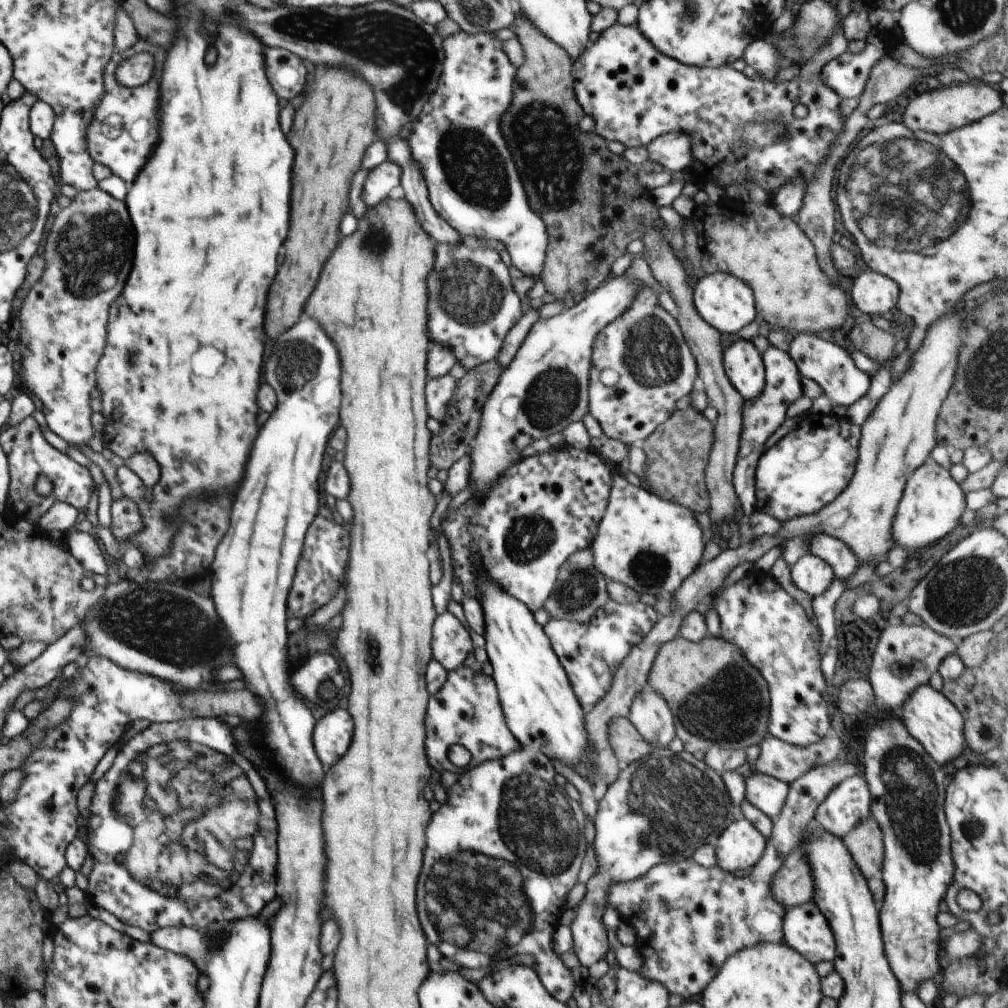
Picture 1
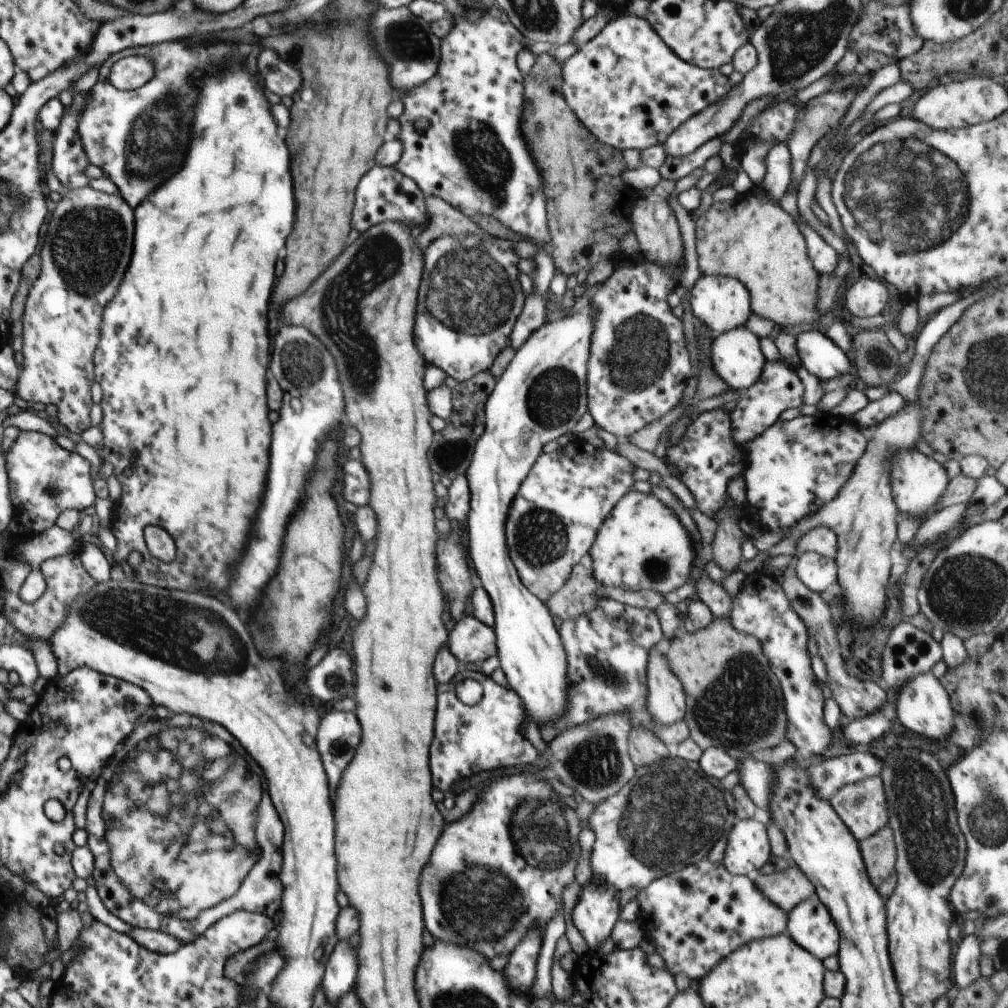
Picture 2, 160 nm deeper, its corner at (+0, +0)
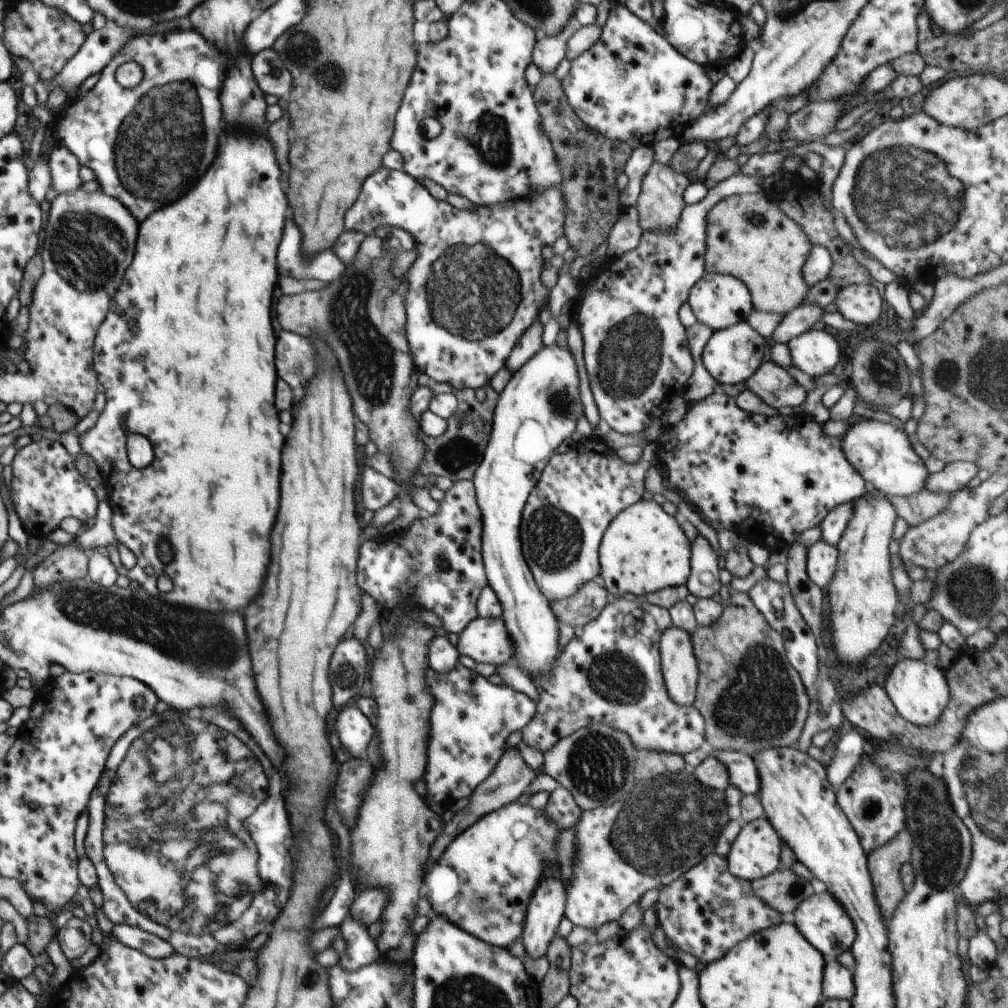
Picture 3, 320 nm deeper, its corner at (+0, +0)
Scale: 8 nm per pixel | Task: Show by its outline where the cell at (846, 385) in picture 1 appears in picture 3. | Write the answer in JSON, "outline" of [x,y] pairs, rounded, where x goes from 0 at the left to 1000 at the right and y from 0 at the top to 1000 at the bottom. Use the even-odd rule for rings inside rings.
{"outline":[[[804,327],[794,330],[781,339],[786,363],[800,369],[807,376],[823,370],[835,358],[835,346],[827,333],[816,327]]]}

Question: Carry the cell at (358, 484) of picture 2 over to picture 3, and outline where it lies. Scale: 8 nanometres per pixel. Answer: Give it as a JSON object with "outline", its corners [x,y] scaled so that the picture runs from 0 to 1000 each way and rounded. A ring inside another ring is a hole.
{"outline":[[[369,464],[359,468],[359,498],[363,504],[377,506],[379,502],[385,502],[393,494],[393,488],[395,480],[391,476],[381,474]]]}

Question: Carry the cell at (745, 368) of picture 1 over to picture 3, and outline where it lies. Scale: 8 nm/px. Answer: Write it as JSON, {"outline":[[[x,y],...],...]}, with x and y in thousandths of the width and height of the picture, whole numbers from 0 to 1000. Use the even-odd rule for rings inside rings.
{"outline":[[[742,318],[707,328],[697,346],[697,362],[715,383],[717,381],[734,381],[734,379],[741,378],[755,362],[754,359],[760,349],[760,338],[761,336],[750,329],[742,321]]]}

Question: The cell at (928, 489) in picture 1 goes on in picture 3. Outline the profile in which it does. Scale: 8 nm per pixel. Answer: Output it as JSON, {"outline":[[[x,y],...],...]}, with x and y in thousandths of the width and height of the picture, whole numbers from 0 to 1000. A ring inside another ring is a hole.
{"outline":[[[853,416],[843,422],[832,436],[841,458],[871,489],[901,492],[917,485],[923,468],[909,451],[899,428],[888,419]]]}

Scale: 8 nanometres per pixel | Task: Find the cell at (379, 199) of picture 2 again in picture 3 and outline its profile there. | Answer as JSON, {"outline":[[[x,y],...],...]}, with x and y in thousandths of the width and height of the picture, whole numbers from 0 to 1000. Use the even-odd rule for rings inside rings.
{"outline":[[[379,165],[359,183],[353,202],[343,209],[341,222],[343,229],[362,234],[385,222],[400,226],[410,234],[414,254],[401,274],[407,284],[403,292],[403,333],[407,352],[416,370],[429,374],[432,379],[446,381],[452,389],[486,381],[489,373],[501,363],[514,336],[534,317],[539,305],[545,304],[547,288],[537,277],[541,264],[537,248],[560,234],[561,208],[562,199],[556,185],[498,203],[453,207],[441,198],[432,197],[401,169]]]}

